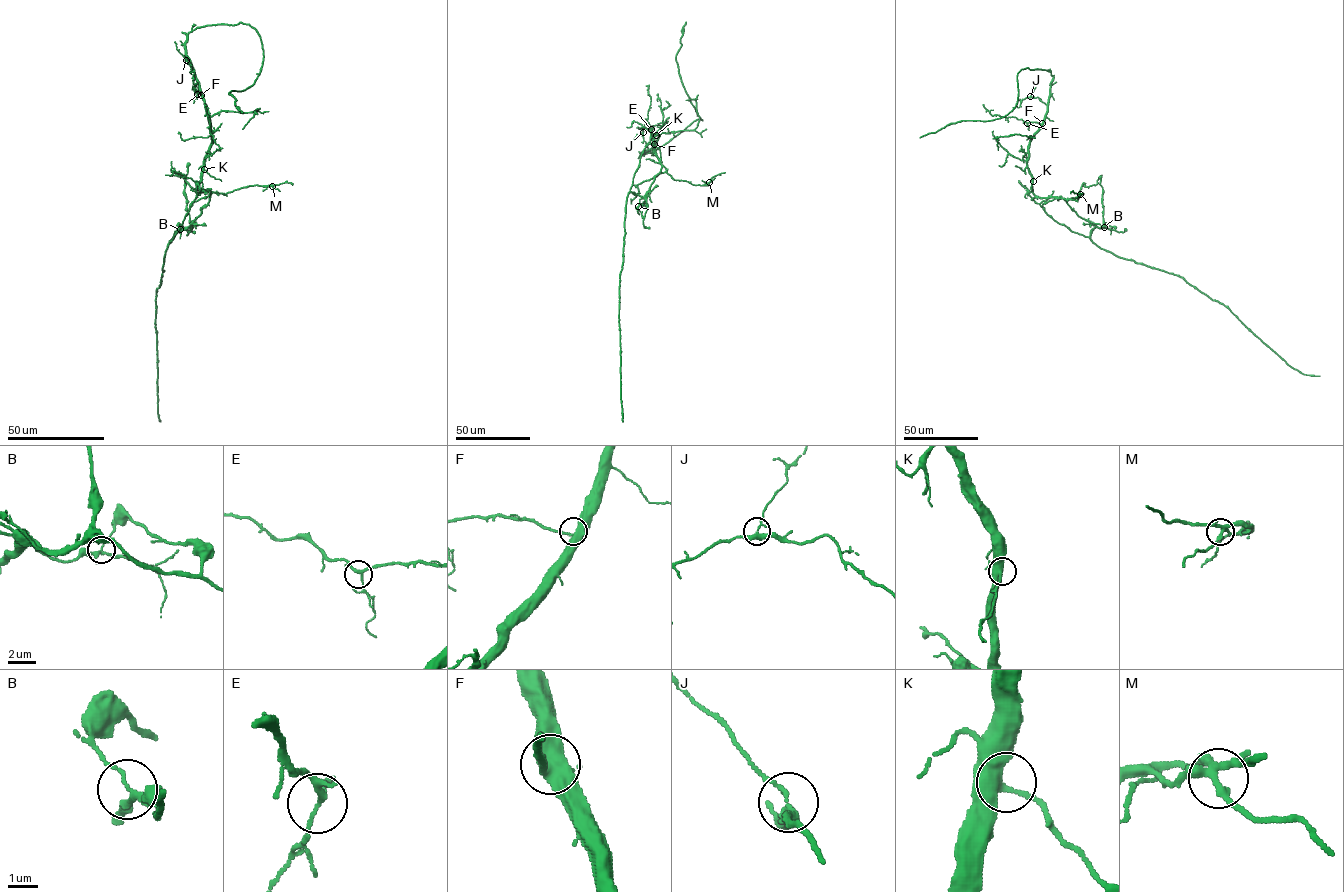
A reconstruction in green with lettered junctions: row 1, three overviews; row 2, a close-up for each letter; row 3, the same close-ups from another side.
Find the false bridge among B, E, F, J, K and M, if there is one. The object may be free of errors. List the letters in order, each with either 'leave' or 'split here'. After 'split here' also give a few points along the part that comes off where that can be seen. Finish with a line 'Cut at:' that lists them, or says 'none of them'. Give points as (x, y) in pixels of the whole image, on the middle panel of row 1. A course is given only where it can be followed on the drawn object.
B: split here; foreign part runs (638, 206), (644, 217), (646, 200), (629, 192), (619, 289), (623, 422)
E: leave
F: leave
J: leave
K: leave
M: leave
Cut at: B

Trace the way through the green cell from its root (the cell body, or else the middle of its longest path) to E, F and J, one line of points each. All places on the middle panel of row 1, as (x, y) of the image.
E: (650, 132), (655, 134), (662, 129), (654, 144), (651, 129)
F: (650, 132), (655, 134), (662, 129), (654, 144)
J: (650, 132), (655, 134), (662, 129), (650, 149), (643, 141), (643, 132)

